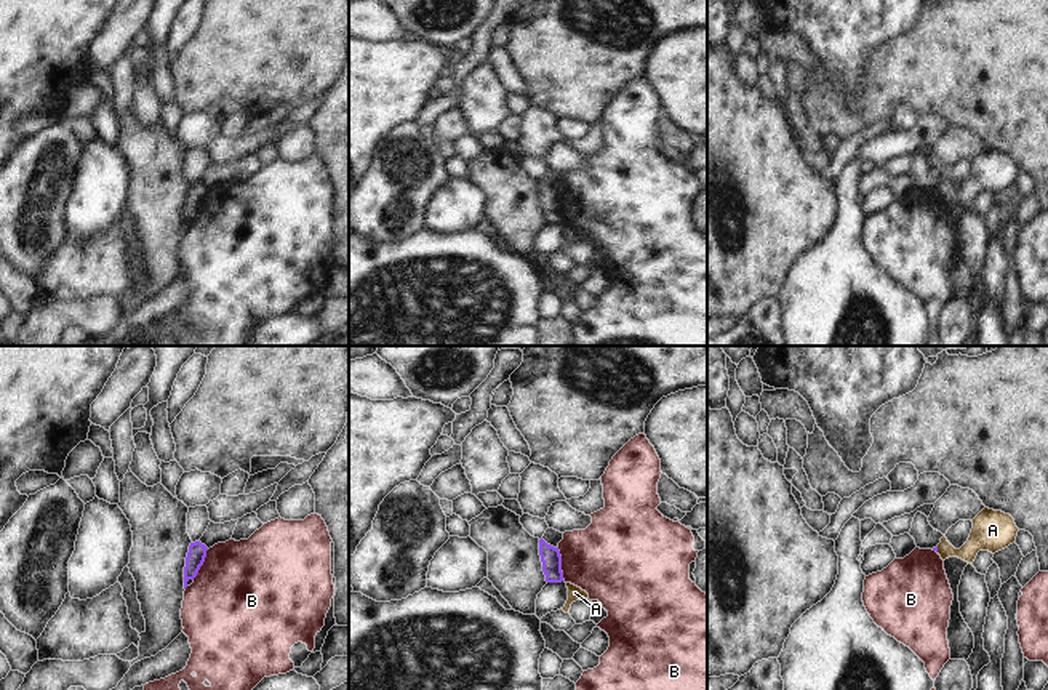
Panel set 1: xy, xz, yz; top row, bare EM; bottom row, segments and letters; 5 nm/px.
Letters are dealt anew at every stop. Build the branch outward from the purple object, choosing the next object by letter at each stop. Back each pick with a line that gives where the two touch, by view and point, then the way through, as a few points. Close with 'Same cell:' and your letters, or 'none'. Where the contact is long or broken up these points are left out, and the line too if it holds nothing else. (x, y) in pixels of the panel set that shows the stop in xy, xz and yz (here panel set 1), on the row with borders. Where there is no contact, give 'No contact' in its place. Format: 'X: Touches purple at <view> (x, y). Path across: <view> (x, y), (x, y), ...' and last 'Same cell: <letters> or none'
Same cell: none.

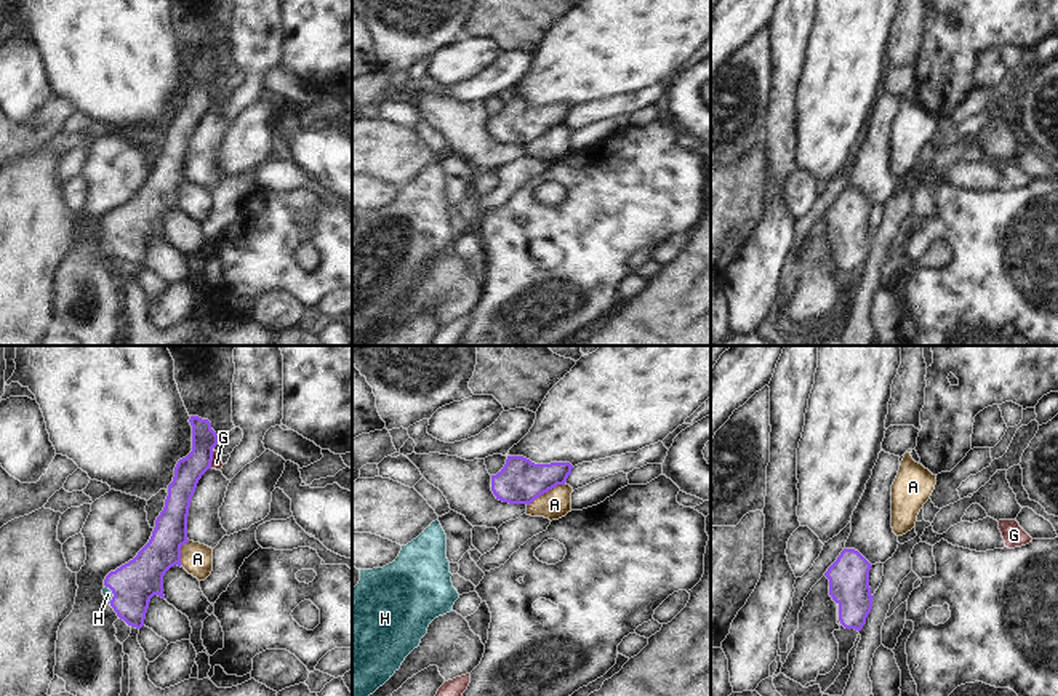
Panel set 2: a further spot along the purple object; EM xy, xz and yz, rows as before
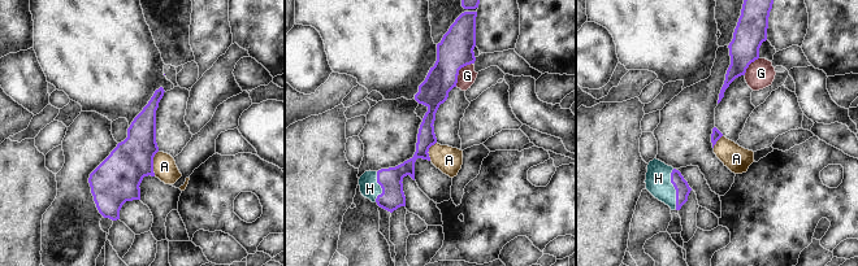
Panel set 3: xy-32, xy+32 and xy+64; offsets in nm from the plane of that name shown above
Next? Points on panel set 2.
H: Touches purple at xy (112, 592). Path across: xy (133, 584), (128, 589), (112, 592), (108, 594)
Same cell: H.

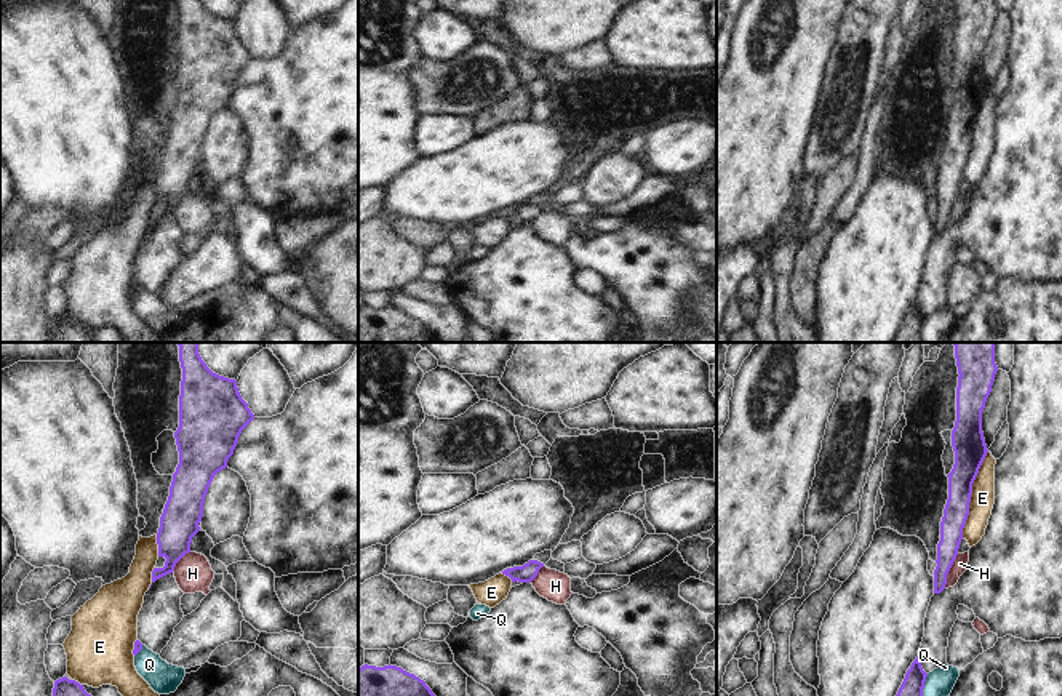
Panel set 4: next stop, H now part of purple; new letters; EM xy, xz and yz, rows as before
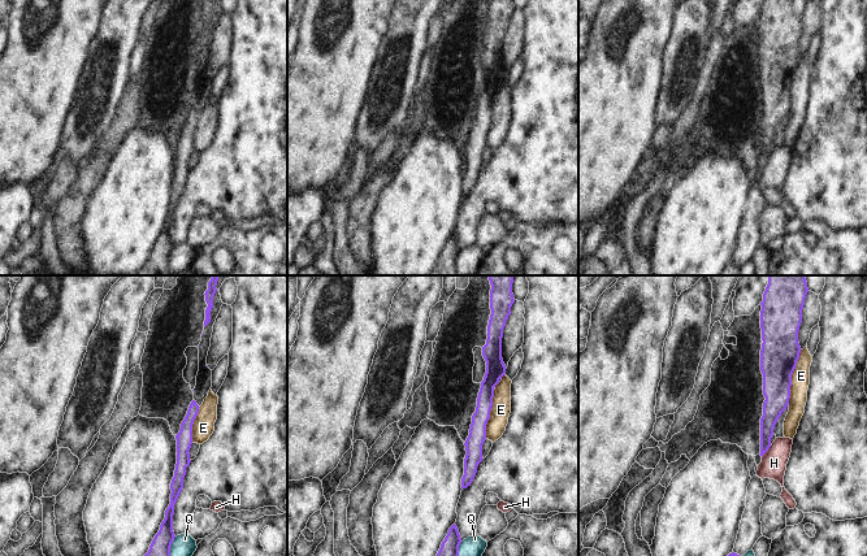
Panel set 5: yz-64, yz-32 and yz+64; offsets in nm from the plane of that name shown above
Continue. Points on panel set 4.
Same cell: none.

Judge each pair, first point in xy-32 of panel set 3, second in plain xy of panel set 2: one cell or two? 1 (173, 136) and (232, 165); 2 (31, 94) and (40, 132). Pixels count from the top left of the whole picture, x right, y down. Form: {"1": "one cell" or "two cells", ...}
{"1": "two cells", "2": "two cells"}

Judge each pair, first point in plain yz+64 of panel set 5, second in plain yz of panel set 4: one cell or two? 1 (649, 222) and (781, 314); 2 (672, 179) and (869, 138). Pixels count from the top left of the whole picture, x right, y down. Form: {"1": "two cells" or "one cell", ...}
{"1": "two cells", "2": "one cell"}

